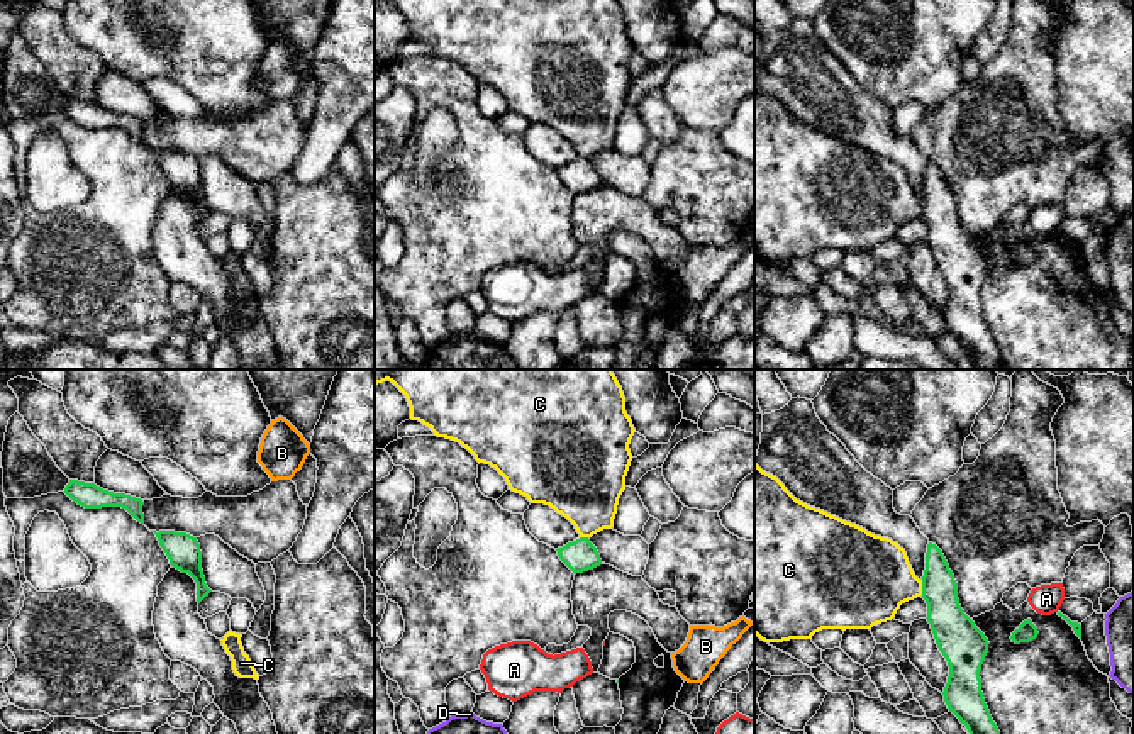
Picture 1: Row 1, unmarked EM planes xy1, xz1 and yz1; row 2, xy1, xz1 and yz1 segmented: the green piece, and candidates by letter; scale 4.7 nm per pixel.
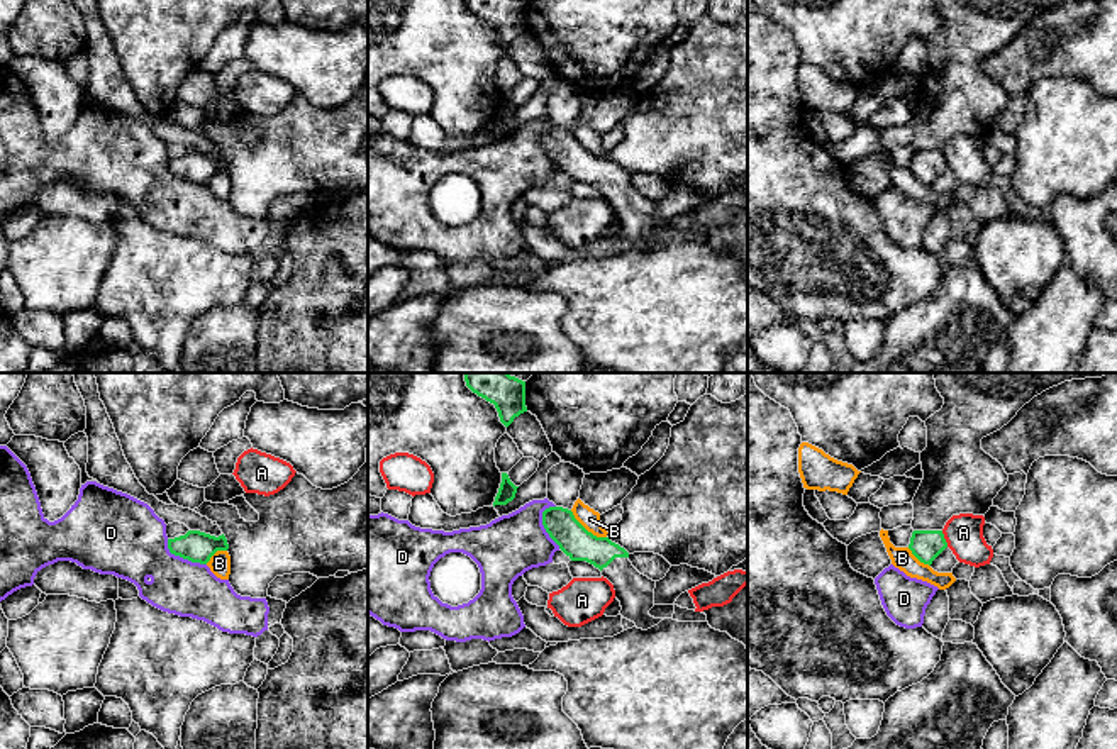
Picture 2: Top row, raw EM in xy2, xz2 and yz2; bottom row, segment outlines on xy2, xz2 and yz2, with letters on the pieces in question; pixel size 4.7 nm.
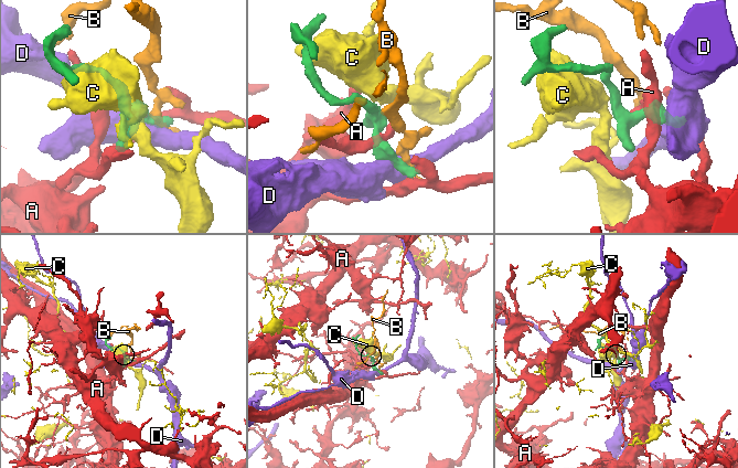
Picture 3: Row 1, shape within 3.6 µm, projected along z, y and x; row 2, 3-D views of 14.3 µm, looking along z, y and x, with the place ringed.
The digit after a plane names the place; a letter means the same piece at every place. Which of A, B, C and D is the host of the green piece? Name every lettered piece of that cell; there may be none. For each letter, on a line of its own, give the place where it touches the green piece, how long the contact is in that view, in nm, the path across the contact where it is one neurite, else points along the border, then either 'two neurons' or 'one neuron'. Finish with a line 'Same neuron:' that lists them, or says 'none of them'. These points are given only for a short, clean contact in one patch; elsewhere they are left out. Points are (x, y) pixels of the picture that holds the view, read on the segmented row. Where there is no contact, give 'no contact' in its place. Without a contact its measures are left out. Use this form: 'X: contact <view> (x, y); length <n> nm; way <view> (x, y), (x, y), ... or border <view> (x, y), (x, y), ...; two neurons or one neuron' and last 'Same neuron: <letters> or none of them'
A: contact yz2 (944, 539); length 90 nm; two neurons
B: contact xz2 (585, 529); length 220 nm; border xz2 (570, 510), (589, 531), (605, 538); two neurons
C: contact yz1 (922, 587); length 70 nm; border yz1 (921, 580), (922, 594); two neurons
D: contact xy2 (182, 556); length 220 nm; two neurons
Same neuron: none of them

